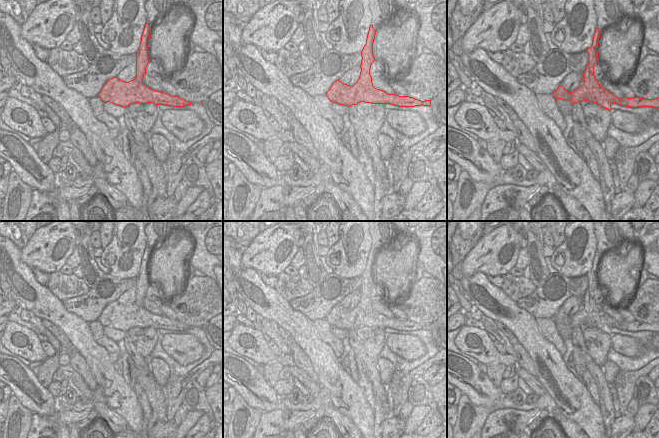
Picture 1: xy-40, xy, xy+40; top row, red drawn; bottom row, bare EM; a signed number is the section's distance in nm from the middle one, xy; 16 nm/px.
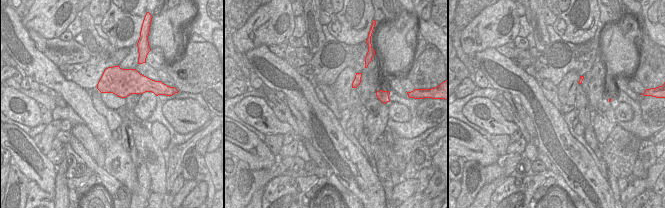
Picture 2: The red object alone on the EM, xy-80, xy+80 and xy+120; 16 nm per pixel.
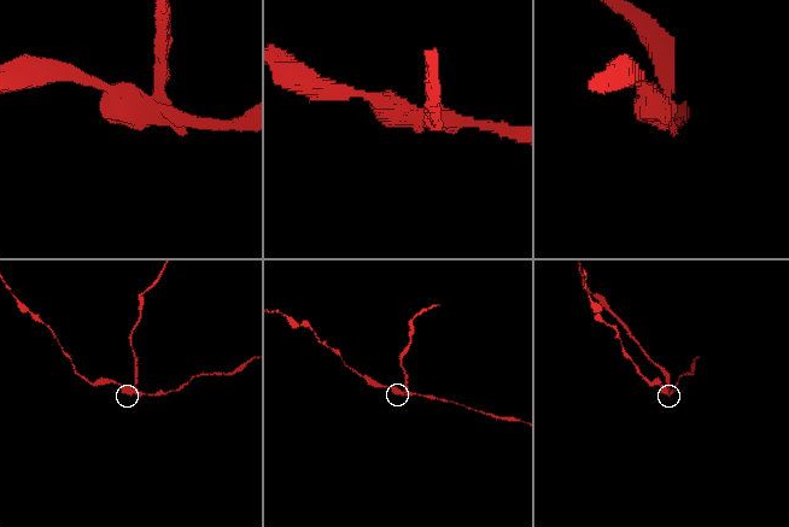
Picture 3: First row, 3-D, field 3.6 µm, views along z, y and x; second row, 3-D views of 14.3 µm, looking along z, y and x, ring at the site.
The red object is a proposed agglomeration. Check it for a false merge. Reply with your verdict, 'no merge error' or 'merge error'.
merge error

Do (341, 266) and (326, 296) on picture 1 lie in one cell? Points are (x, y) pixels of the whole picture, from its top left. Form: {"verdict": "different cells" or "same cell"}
{"verdict": "different cells"}

